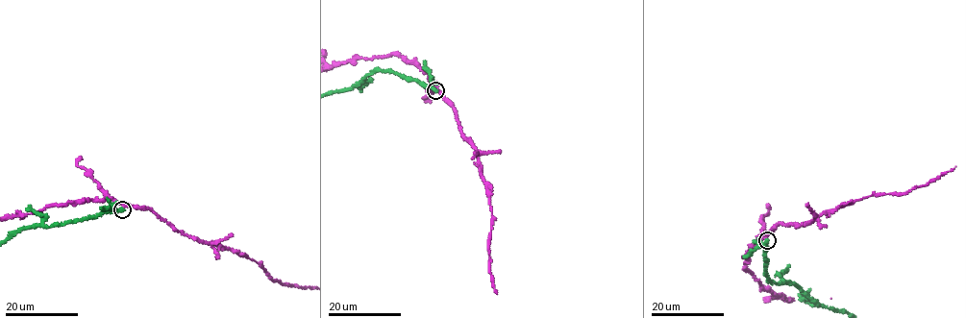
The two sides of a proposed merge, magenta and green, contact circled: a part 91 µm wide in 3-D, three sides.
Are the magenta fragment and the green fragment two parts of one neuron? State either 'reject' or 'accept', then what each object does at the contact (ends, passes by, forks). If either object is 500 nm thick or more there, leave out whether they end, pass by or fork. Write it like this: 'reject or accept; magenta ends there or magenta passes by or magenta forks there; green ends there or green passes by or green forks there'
reject

